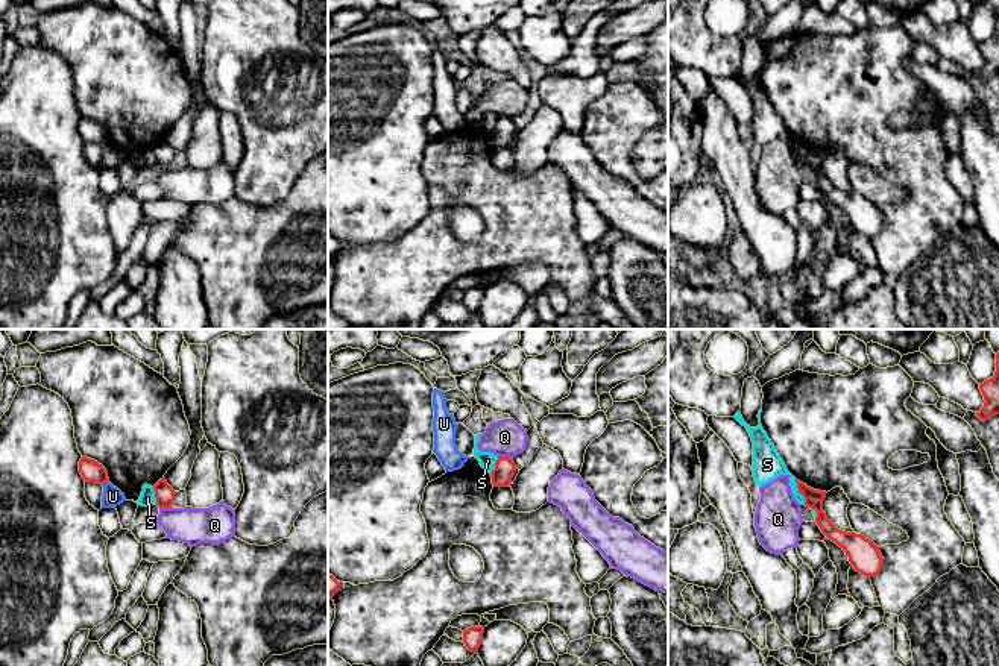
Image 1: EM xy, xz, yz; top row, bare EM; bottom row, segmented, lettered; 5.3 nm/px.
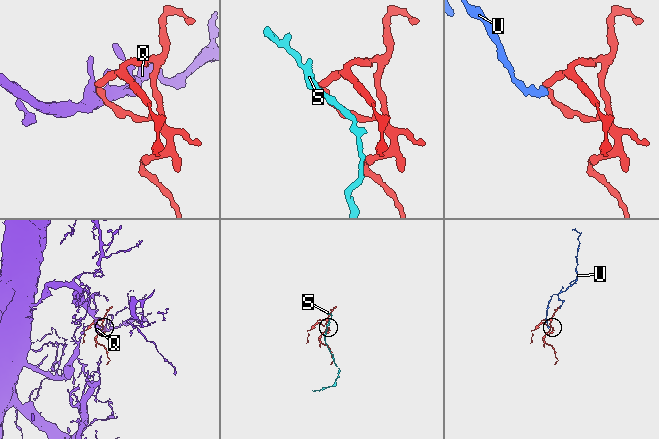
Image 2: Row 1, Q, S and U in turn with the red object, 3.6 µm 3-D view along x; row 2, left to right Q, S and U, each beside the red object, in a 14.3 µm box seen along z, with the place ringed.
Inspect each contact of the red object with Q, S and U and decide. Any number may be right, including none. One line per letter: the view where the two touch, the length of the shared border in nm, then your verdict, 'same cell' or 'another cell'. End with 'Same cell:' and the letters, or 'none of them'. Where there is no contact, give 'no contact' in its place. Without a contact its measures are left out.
Q: xz | 70 nm | another cell
S: yz | 150 nm | another cell
U: xy | 40 nm | another cell
Same cell: none of them

